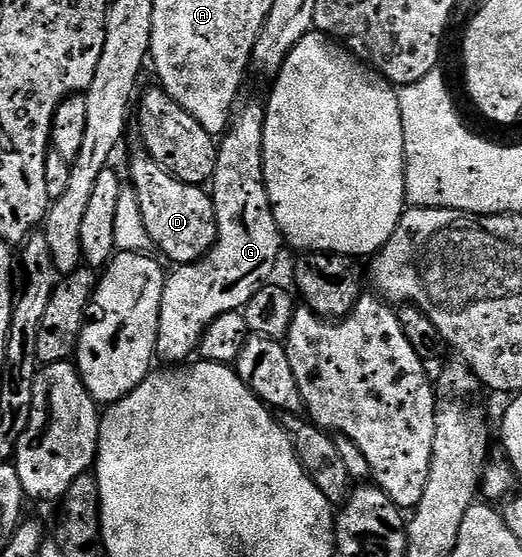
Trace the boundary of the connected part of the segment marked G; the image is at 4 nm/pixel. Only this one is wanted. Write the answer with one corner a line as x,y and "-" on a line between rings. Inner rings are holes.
261,102
250,103
247,107
239,106
228,130
218,143
218,160
216,173
212,180
212,198
216,217
218,218
218,239
203,259
195,263
184,263
169,272
164,289
164,297
160,305
160,321
158,322
158,350
156,352
163,364
178,365
189,360
198,350
198,342
202,339
204,329
220,313
241,311
252,301
252,297
271,278
274,266
278,263
278,254
284,248
281,231
276,225
276,217
272,213
272,205
268,197
268,189
264,181
264,165
262,164
262,126
266,120
266,108

